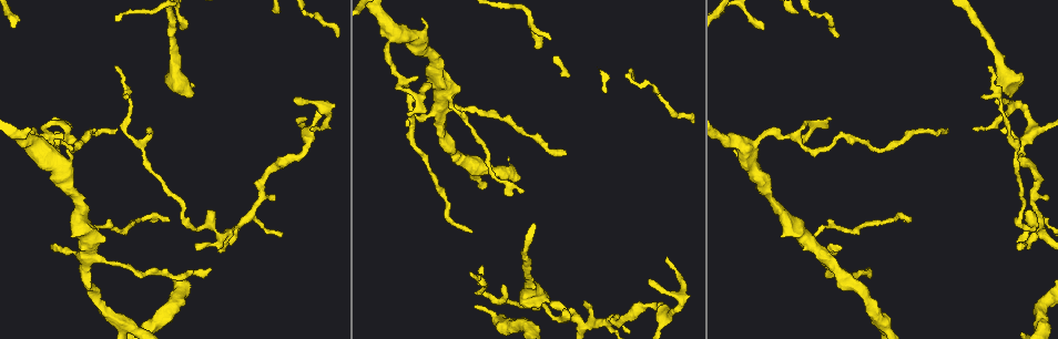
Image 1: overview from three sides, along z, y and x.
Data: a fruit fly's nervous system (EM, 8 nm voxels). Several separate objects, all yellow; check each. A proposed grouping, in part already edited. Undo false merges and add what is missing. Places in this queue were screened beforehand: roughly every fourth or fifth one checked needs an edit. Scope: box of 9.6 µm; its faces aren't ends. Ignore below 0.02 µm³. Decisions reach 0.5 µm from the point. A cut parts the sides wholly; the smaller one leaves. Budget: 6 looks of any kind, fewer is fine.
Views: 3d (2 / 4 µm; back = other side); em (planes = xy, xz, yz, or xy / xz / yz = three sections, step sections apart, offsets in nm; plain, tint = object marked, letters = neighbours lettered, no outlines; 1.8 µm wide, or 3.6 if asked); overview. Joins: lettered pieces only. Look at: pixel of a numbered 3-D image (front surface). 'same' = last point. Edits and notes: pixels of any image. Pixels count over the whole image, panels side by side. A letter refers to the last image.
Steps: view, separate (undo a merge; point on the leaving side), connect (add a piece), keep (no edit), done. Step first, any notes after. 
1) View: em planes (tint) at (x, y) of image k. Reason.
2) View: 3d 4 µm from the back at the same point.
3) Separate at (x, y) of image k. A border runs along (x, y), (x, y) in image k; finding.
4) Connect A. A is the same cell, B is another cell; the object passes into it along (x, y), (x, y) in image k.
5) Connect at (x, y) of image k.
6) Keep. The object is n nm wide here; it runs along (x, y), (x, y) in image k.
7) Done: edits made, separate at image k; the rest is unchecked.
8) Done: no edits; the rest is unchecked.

View: em planes (plain) at (554, 305) of image 1.

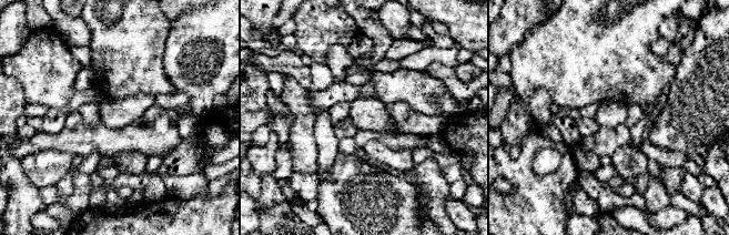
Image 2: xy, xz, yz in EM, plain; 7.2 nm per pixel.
View: em planes (tint) at the same point. With the object marked.

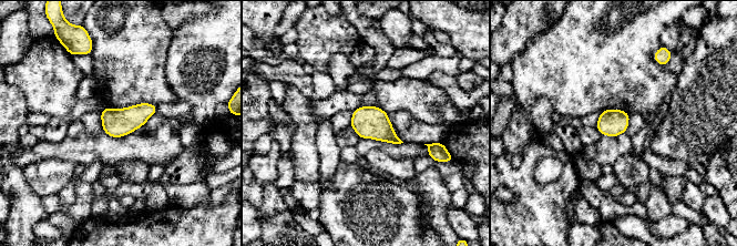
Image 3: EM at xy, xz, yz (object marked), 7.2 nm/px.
View: em planes (letters) at the same point. What lies round it.

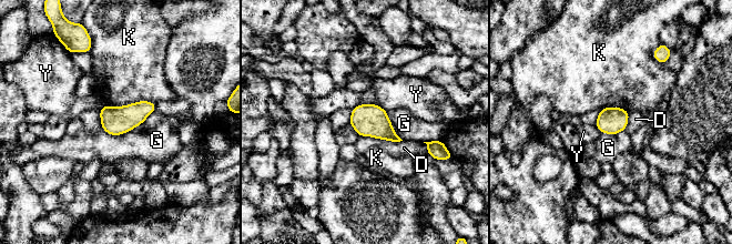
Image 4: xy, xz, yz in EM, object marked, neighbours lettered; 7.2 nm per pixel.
Keep. D, G, K and Y are other cells; a border runs along (155, 109), (120, 134), (102, 129) in image 4; no lettered piece goes on from it.

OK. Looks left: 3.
View: em planes (plain) at (565, 150) of image 1.

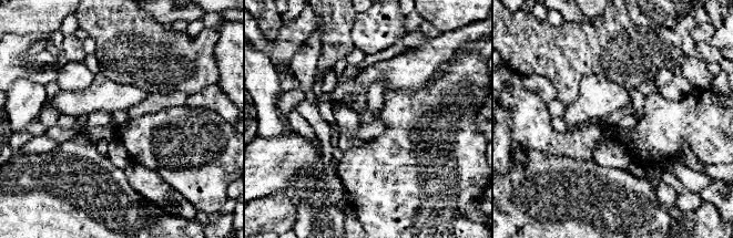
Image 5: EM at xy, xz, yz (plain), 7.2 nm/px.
View: em planes (tint) at the same point. With the object marked.

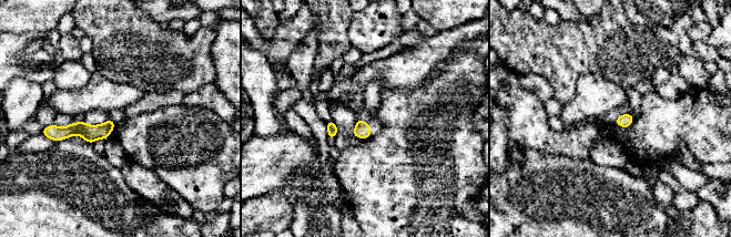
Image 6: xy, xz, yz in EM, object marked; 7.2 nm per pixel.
View: em planes (letters) at the same point. What lies round it.

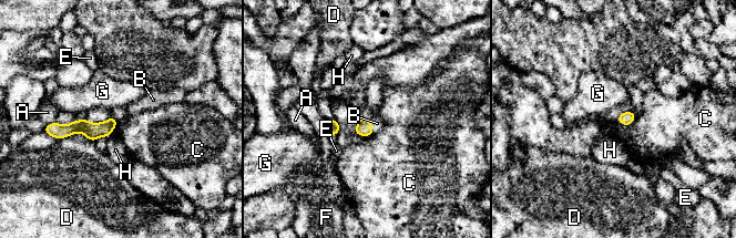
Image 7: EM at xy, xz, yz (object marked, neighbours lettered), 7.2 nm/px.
Connect B. The object is 100 nm wide here; B is the same cell, A, C, D, E, F, G and H are other cells; the object passes into it along (365, 128), (371, 126), (377, 123) in image 7; it goes on there.

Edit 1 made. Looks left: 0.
Done: edits made, connect at image 7; the rest is unchecked.

